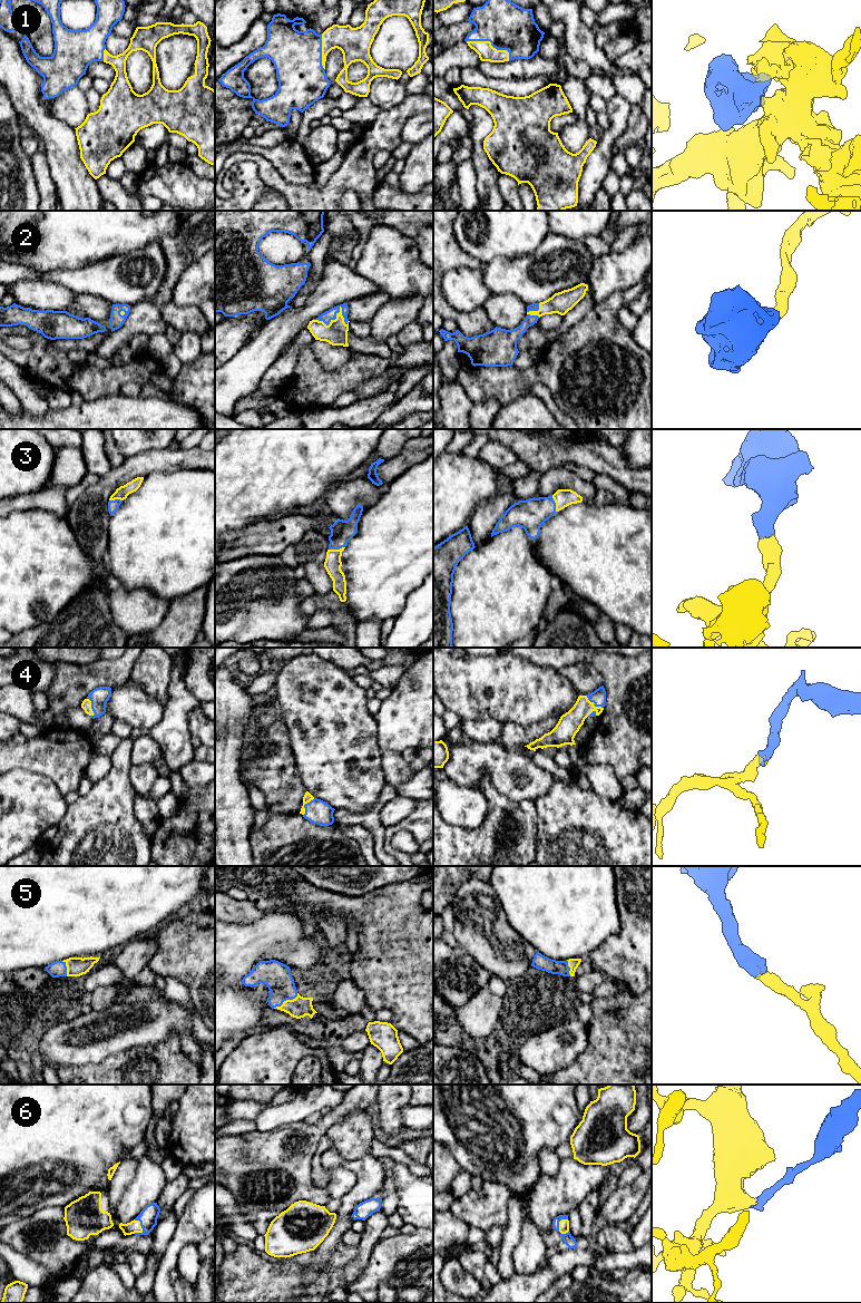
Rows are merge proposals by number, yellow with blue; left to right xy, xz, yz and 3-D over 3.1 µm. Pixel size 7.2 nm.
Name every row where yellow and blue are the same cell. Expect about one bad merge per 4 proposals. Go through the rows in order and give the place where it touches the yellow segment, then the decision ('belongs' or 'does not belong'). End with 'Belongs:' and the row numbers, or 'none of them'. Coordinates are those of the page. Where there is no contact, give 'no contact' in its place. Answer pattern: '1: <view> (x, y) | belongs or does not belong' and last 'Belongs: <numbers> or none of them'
1: yz (490, 44) | belongs
2: xz (335, 319) | belongs
3: xz (336, 550) | belongs
4: xy (90, 707) | belongs
5: xz (286, 1000) | belongs
6: yz (559, 1224) | belongs
Belongs: 1, 2, 3, 4, 5, 6

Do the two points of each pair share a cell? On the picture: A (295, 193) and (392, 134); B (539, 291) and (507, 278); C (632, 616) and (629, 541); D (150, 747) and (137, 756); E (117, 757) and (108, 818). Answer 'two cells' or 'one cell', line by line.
A: one cell
B: one cell
C: one cell
D: one cell
E: one cell

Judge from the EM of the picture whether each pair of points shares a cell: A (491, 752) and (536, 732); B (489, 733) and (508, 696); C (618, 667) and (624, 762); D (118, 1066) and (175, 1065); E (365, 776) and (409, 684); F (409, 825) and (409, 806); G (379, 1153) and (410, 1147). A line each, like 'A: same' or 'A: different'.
A: different
B: different
C: same
D: same
E: different
F: different
G: different

